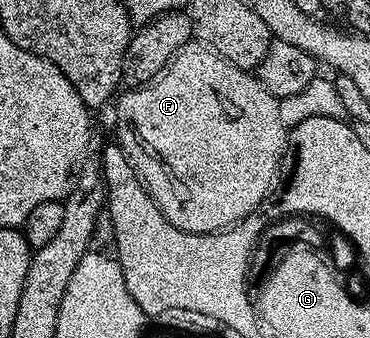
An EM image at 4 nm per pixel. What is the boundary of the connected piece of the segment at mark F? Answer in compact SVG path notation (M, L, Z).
M198 40L186 42L173 56L173 60L164 68L158 78L144 85L120 93L117 98L119 107L115 110L115 126L119 129L118 145L123 147L131 165L135 167L147 193L155 199L164 216L177 228L188 230L190 234L213 234L228 229L236 222L243 221L248 214L256 213L265 199L272 193L271 181L279 170L279 157L285 154L285 127L279 115L279 102L259 83L254 73L237 68L232 62L226 62L208 46Z

